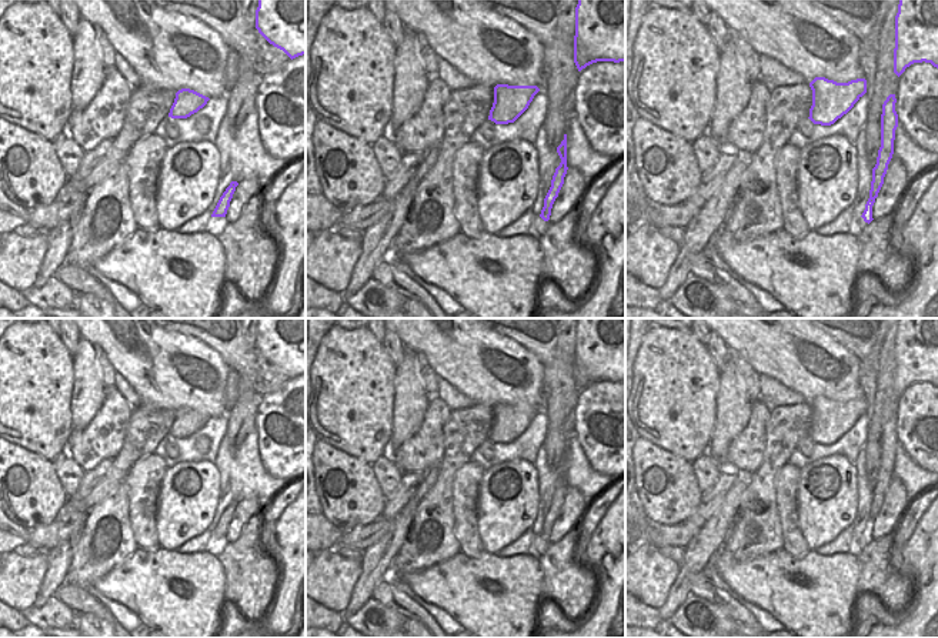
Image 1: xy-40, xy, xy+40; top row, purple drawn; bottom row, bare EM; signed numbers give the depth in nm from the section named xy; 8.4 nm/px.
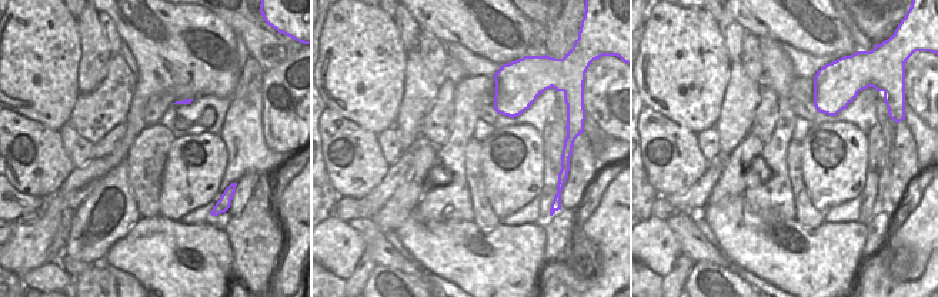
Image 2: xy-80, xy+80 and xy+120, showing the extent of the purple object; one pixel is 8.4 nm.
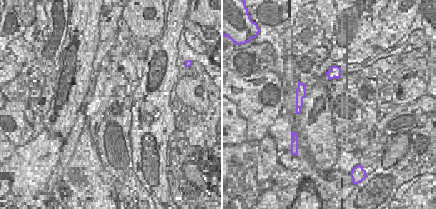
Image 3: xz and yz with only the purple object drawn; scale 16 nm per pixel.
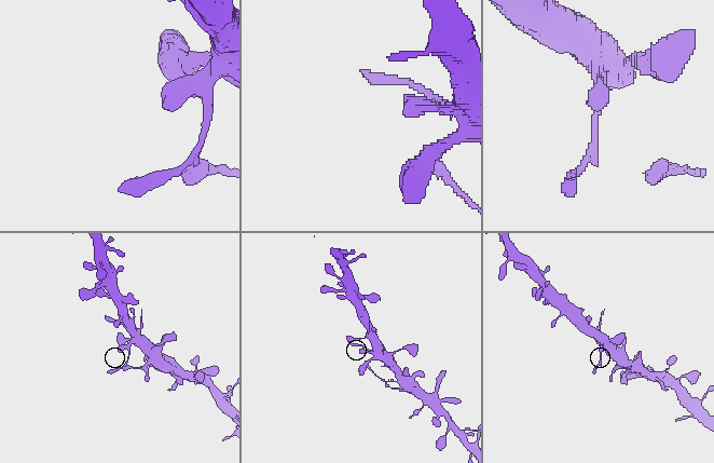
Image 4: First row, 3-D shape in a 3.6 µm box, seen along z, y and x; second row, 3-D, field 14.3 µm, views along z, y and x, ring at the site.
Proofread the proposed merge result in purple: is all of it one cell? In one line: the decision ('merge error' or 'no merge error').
merge error

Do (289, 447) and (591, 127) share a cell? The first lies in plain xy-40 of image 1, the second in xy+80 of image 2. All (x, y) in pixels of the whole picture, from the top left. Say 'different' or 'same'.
different

